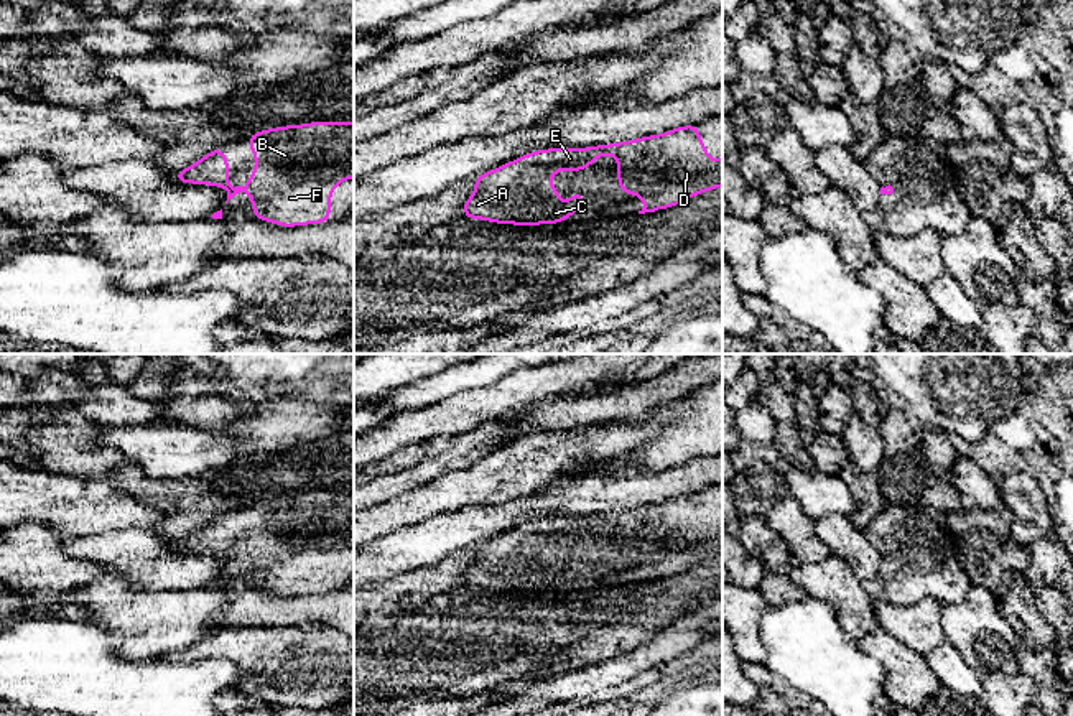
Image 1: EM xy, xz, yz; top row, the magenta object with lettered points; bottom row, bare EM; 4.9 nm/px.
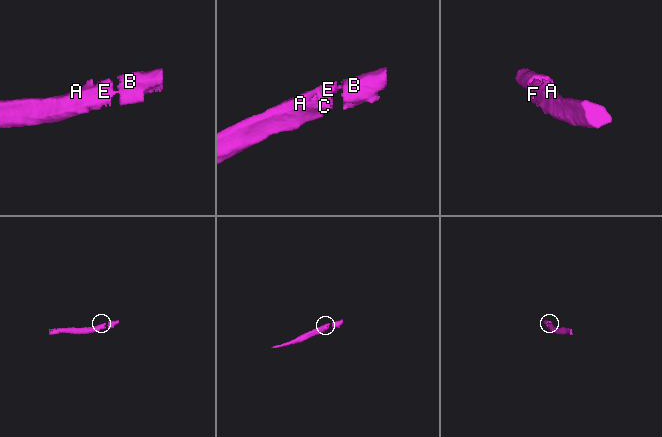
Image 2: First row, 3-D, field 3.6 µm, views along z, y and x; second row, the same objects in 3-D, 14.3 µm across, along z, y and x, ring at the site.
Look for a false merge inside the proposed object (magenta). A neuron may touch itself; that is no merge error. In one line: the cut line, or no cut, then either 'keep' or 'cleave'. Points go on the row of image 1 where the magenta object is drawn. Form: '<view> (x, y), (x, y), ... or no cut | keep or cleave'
no cut | keep

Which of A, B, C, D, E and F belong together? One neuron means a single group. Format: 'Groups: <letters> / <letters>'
Groups: A B C D E F

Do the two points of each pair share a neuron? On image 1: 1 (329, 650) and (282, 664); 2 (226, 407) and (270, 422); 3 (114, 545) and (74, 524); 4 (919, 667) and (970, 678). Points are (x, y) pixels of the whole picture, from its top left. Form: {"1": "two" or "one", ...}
{"1": "one", "2": "two", "3": "two", "4": "two"}

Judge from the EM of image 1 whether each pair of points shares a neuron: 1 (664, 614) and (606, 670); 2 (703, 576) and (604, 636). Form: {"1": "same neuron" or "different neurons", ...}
{"1": "different neurons", "2": "same neuron"}

